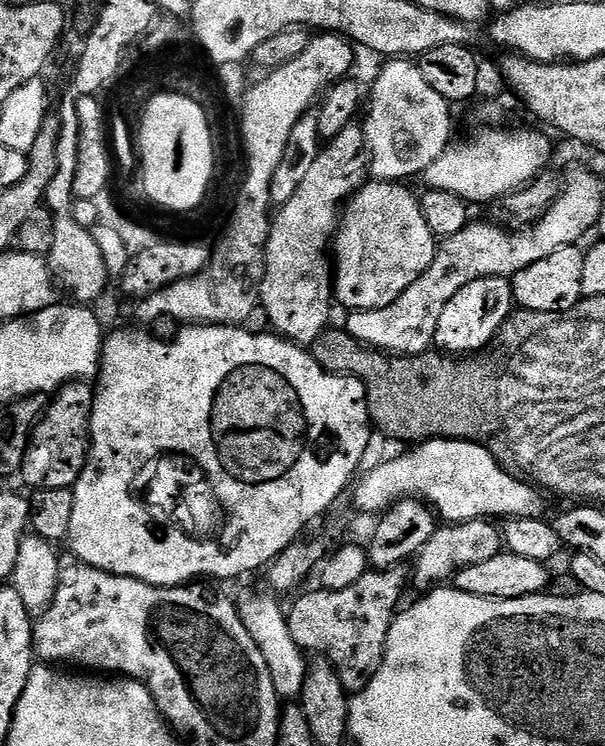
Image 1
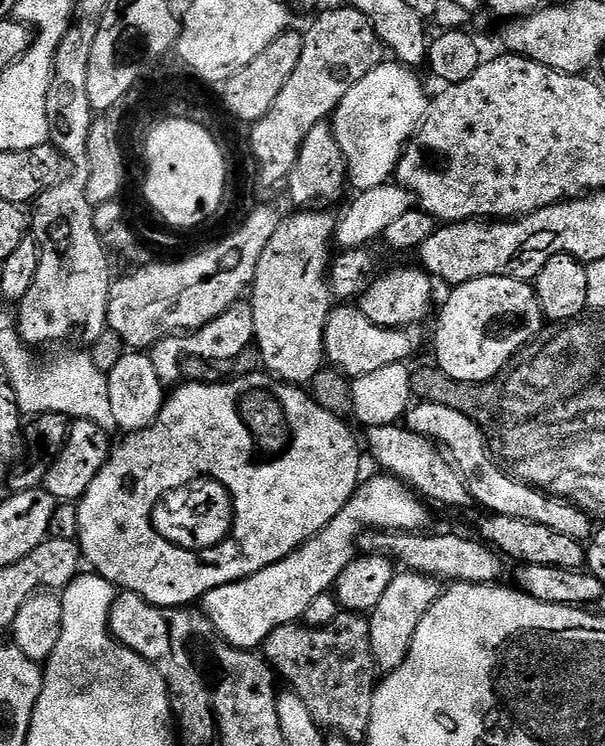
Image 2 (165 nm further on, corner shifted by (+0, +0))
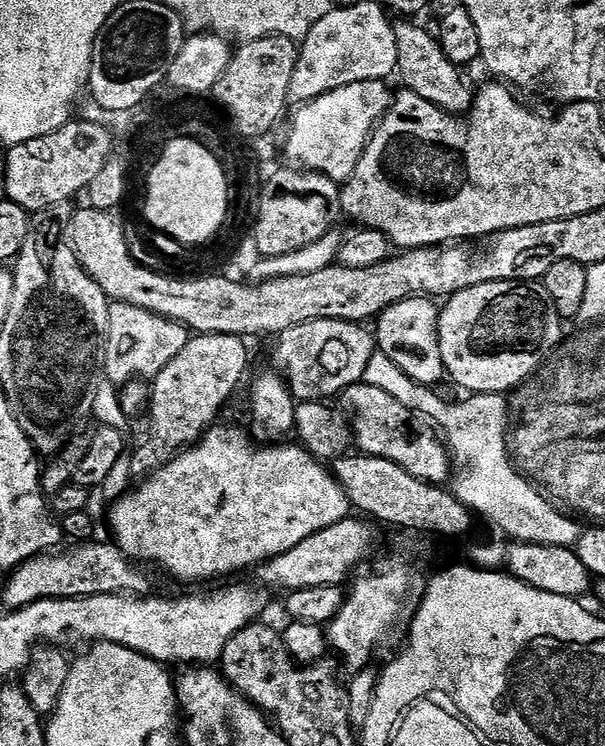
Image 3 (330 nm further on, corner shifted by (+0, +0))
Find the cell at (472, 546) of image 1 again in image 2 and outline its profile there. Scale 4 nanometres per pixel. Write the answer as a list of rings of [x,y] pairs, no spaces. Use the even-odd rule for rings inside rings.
[[[411,570],[401,571],[396,574],[386,592],[379,599],[376,608],[368,616],[370,626],[370,646],[376,659],[377,669],[387,674],[402,666],[408,656],[414,634],[418,630],[418,622],[430,610],[430,606],[439,598],[442,585],[434,576],[426,576],[423,572]]]

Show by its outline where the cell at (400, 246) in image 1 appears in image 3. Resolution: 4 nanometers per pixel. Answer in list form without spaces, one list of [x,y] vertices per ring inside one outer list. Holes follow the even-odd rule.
[[[407,296],[402,302],[390,306],[374,321],[374,339],[378,351],[386,354],[402,374],[414,378],[414,382],[436,386],[440,379],[445,379],[440,345],[440,308],[435,299]]]

